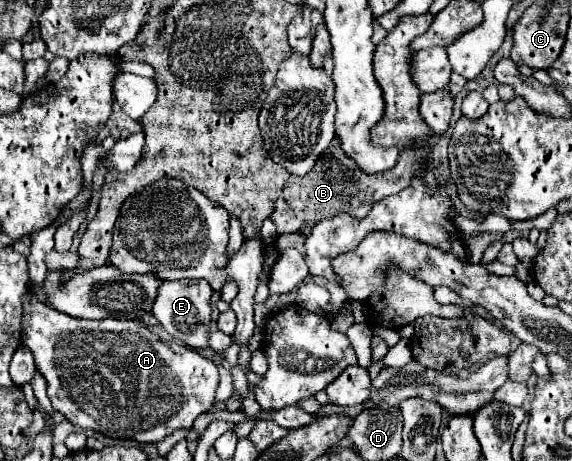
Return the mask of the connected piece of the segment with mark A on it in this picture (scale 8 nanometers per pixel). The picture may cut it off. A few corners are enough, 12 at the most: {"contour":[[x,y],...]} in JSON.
{"contour":[[33,294],[23,342],[53,408],[157,444],[209,412],[211,360],[141,322]]}

